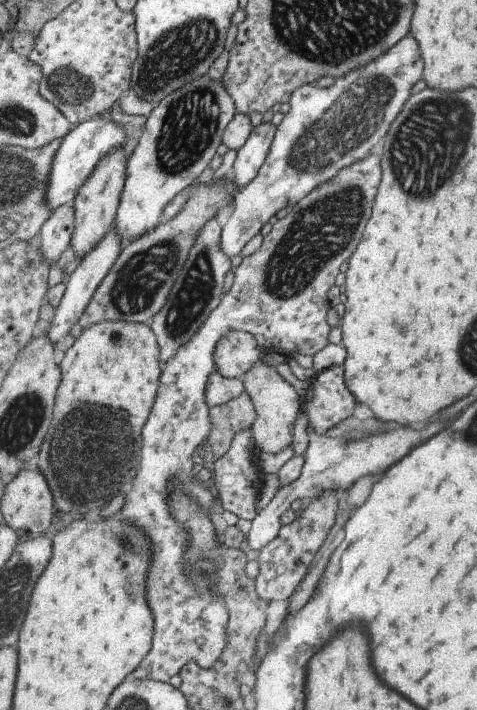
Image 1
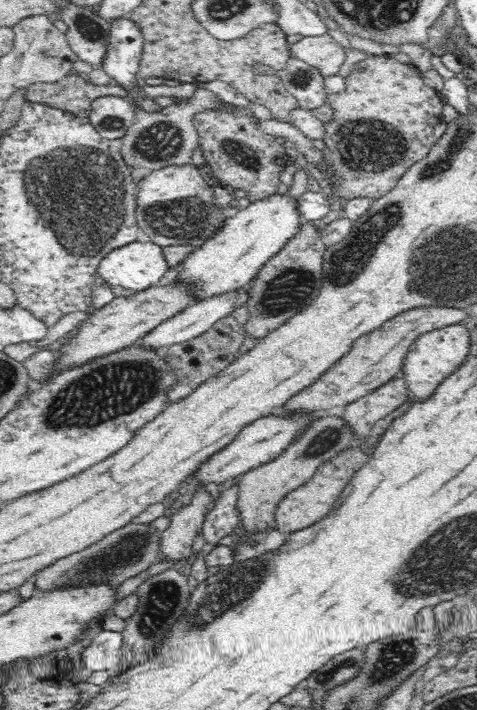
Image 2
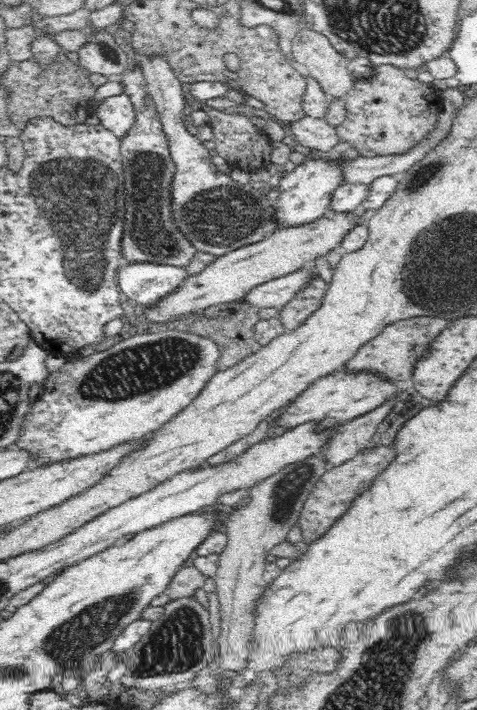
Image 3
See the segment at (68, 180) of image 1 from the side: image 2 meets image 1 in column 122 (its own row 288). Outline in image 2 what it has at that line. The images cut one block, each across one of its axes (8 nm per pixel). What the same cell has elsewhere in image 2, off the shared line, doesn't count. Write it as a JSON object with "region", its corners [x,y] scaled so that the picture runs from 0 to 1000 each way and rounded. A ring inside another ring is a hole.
{"region":[[[304,335],[243,351],[205,376],[205,389],[235,404],[302,410],[327,403],[356,377],[340,348]]]}

